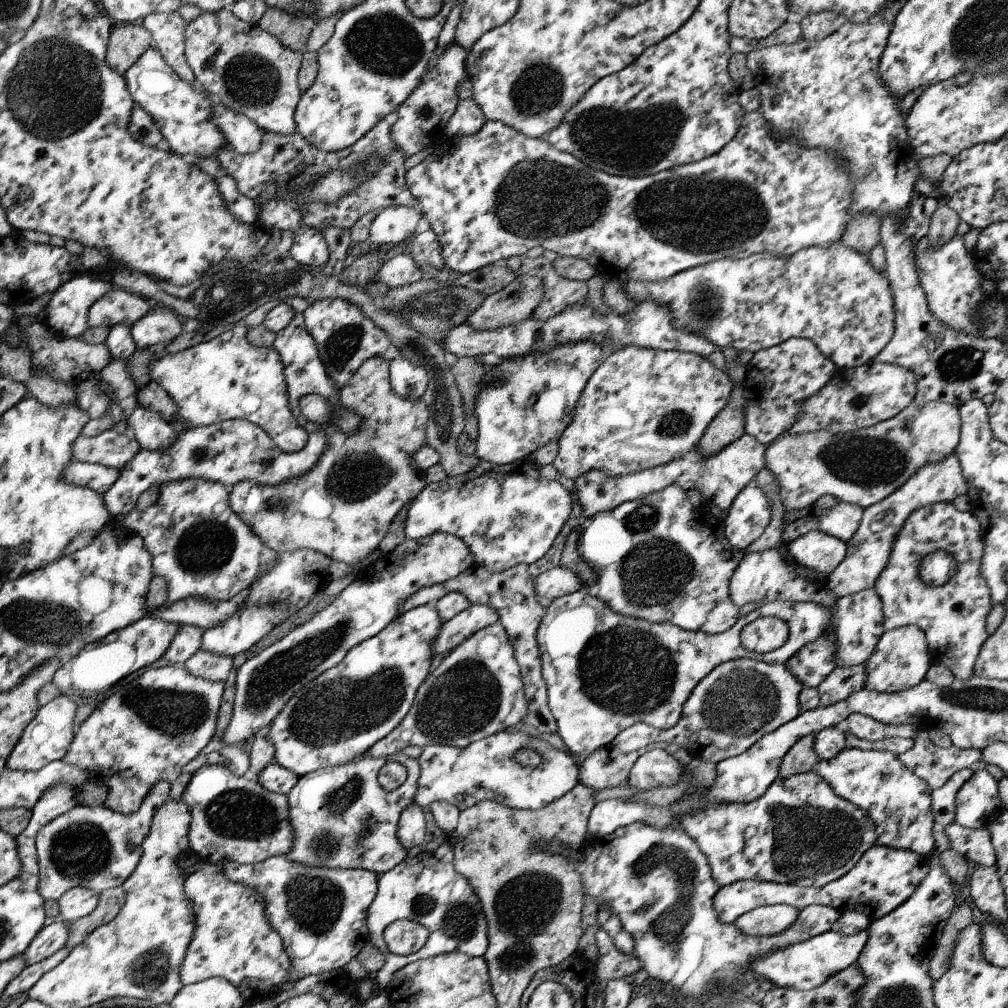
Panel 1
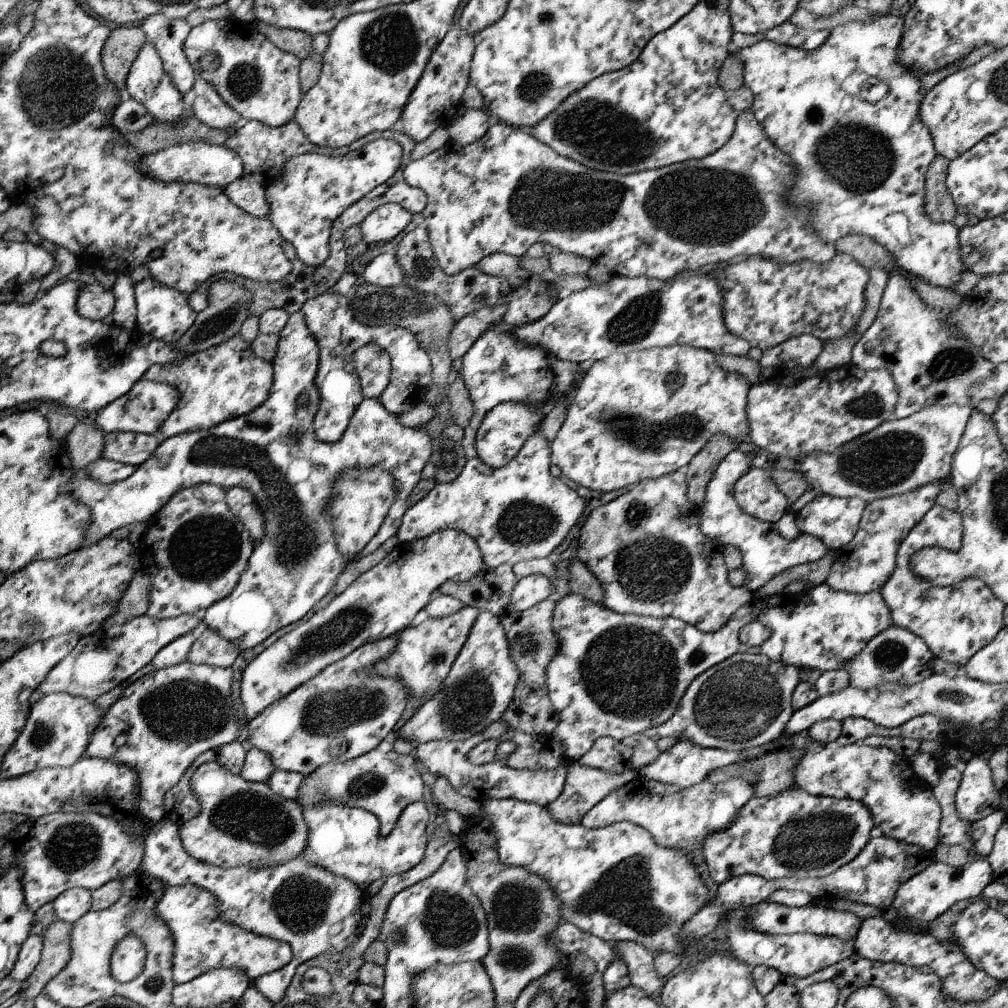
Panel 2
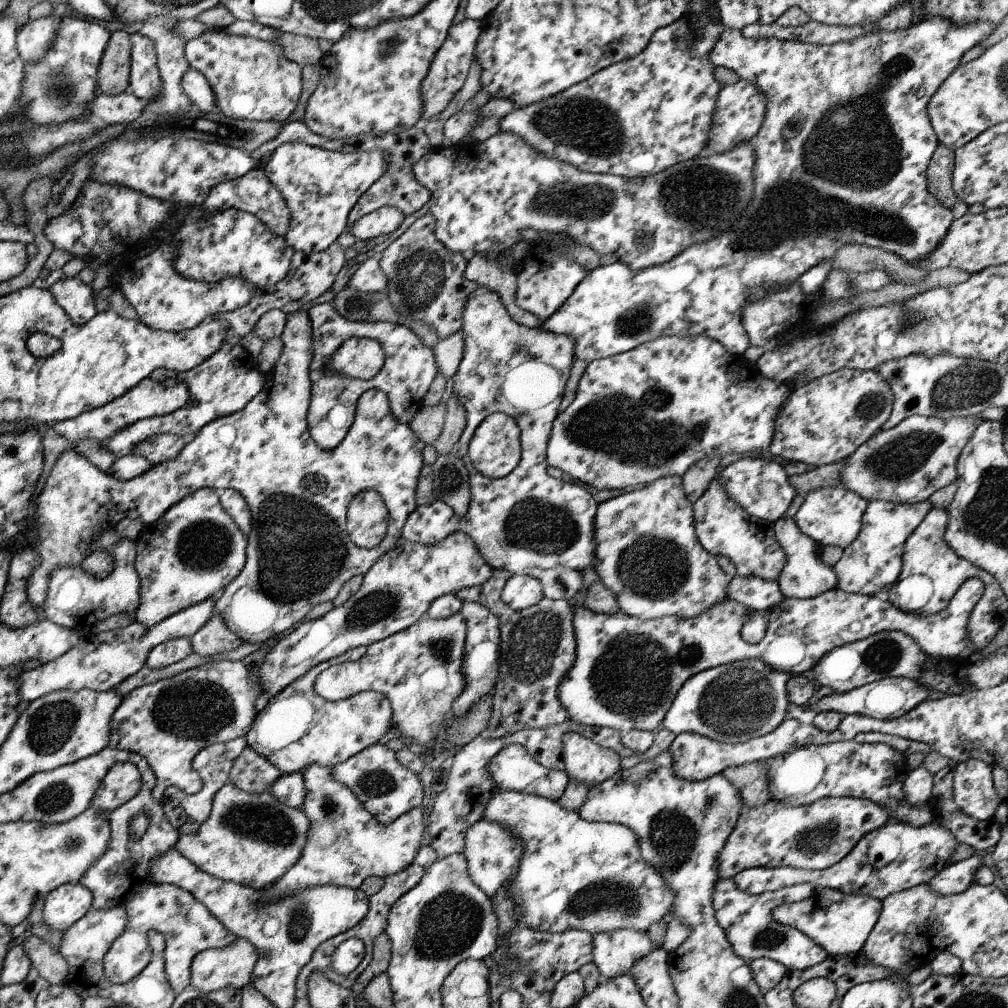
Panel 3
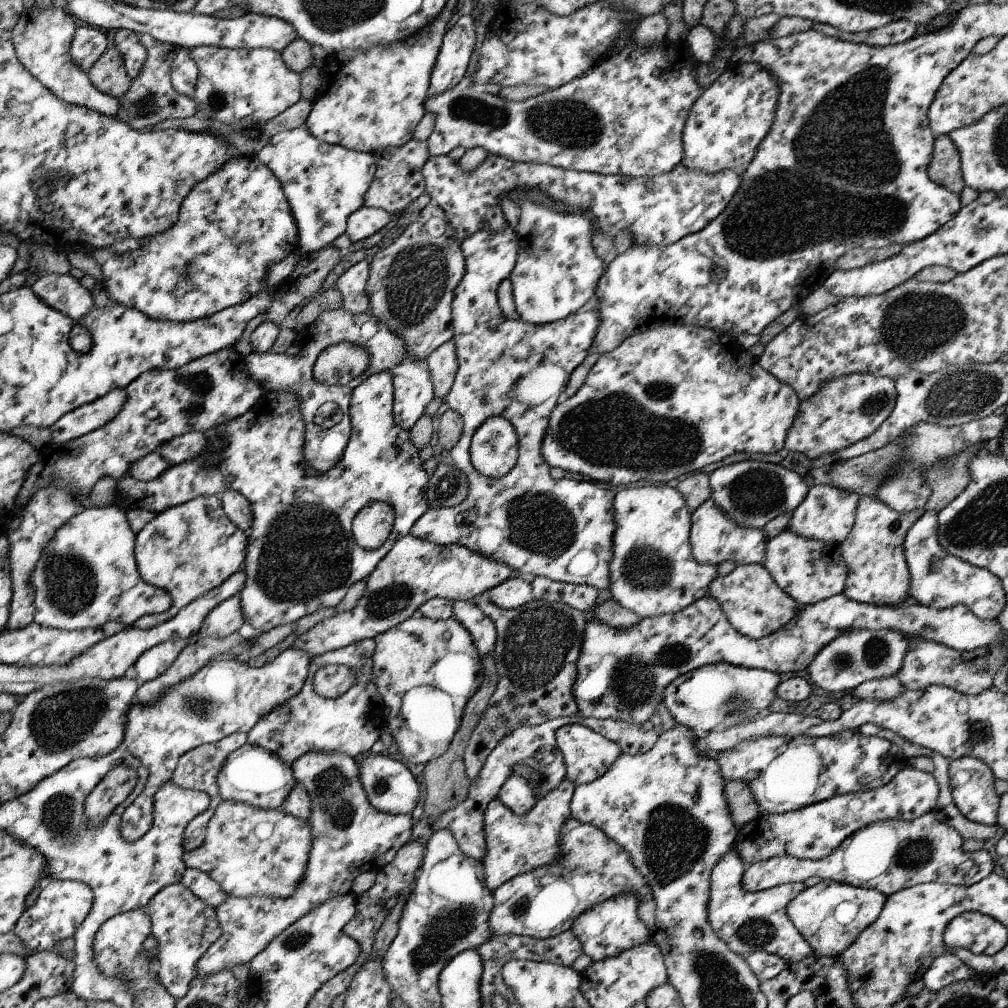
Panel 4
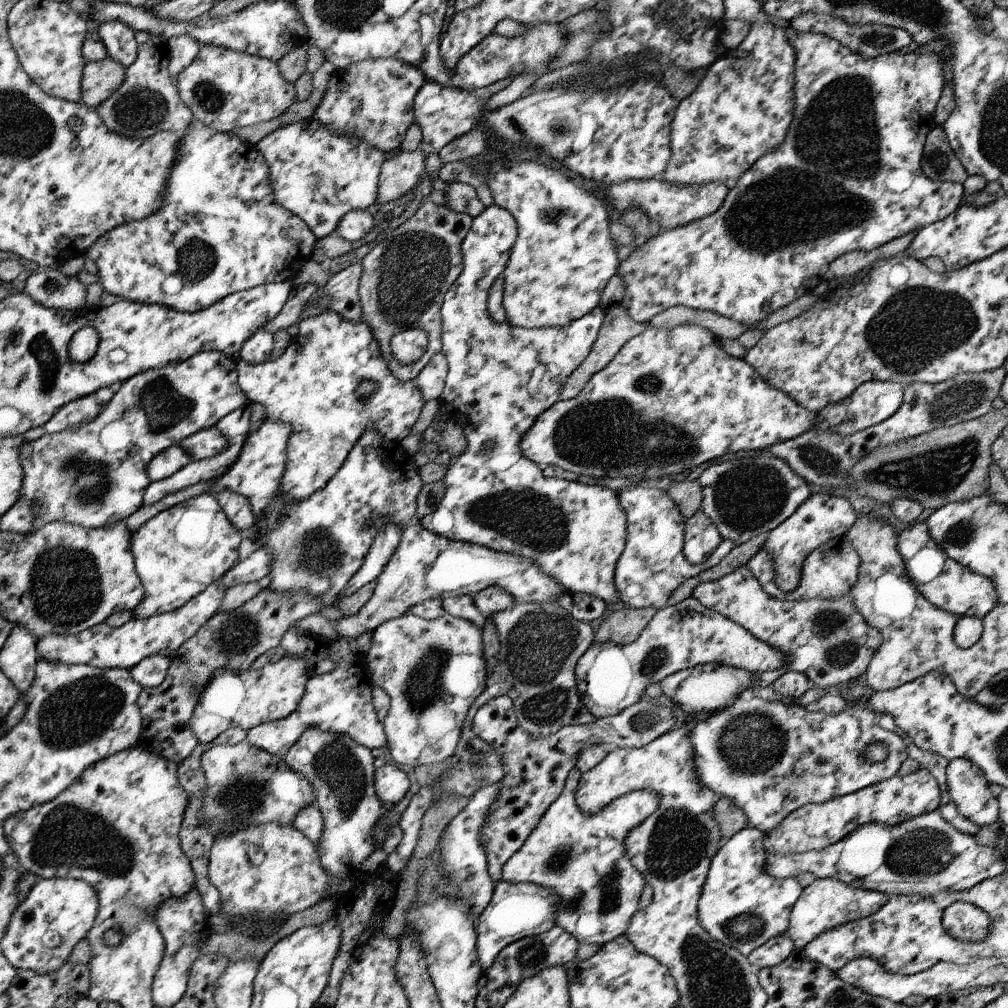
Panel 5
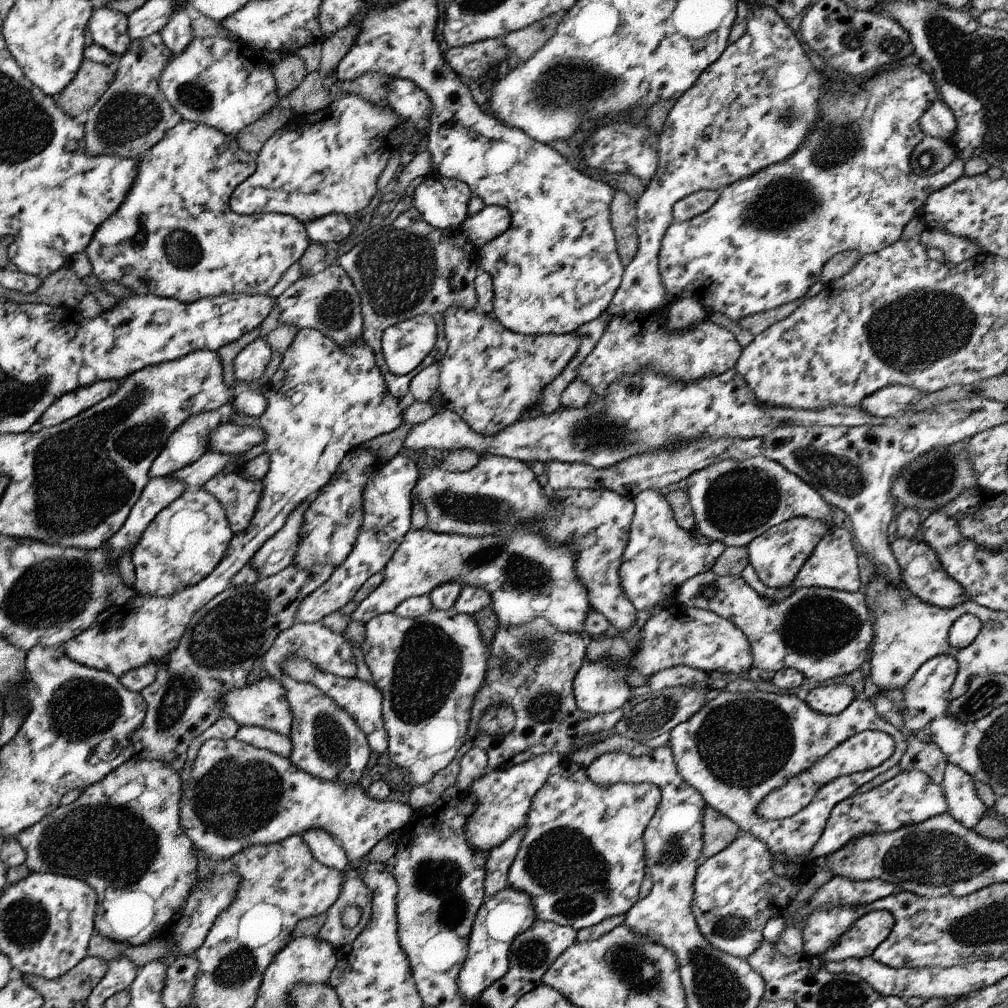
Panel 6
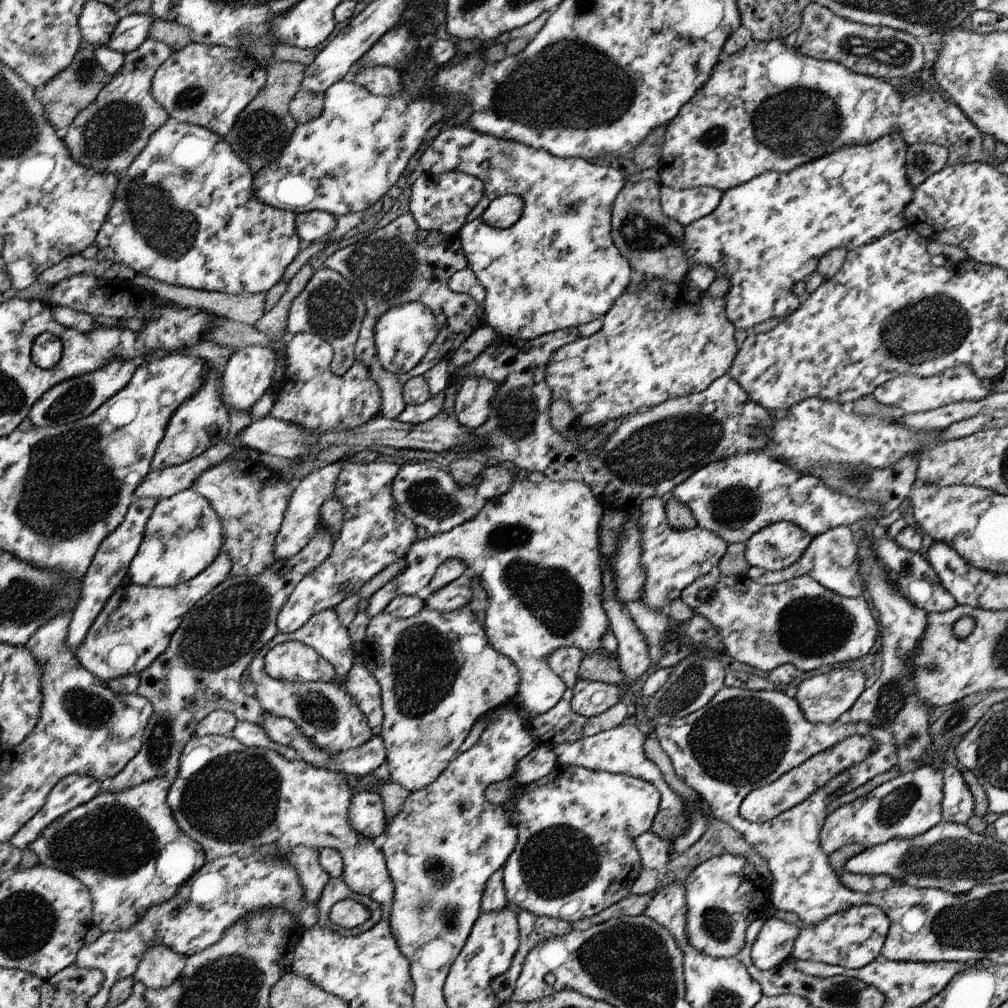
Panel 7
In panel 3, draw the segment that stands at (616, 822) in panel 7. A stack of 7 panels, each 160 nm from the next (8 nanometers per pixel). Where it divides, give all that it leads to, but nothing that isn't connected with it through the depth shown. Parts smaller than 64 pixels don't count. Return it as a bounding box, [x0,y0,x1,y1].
[463,819,653,980]

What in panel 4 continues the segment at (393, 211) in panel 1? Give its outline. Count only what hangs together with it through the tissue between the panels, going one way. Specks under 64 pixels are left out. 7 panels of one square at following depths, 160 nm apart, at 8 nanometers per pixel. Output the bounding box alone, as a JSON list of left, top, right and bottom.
[346,207,393,241]

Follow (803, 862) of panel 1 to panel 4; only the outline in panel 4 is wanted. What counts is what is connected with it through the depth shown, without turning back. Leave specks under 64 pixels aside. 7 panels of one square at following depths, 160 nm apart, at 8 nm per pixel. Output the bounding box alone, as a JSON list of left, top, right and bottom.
[733,766,939,868]

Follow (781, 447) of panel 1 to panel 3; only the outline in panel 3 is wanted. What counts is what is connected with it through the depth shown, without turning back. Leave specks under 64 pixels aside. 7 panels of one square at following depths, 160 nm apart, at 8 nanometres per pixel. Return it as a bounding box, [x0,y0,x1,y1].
[841,415,982,504]

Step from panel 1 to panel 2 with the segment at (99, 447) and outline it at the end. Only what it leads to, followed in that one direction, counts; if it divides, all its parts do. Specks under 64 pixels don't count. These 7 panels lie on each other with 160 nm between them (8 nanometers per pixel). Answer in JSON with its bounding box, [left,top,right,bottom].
[102,432,162,466]

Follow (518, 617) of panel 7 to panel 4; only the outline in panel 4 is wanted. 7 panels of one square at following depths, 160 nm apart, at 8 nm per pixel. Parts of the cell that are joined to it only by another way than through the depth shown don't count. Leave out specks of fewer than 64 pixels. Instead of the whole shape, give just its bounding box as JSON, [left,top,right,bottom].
[291,534,520,659]

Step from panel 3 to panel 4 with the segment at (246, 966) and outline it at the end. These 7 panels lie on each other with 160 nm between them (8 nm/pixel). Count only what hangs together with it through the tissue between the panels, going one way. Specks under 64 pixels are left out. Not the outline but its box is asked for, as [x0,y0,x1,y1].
[195,752,413,977]

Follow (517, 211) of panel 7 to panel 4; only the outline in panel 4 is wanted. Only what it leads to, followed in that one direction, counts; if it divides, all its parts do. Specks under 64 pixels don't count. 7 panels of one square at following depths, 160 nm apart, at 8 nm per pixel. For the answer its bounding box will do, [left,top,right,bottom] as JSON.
[410,226,617,592]

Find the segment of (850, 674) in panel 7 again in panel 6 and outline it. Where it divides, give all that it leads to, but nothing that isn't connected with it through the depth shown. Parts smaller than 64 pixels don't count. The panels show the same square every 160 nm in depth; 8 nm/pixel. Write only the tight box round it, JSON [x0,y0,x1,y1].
[805,684,854,715]

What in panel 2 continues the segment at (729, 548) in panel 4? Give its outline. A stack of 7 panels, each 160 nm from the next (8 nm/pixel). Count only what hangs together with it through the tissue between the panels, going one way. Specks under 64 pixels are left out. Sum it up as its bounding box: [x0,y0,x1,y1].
[700,450,829,592]

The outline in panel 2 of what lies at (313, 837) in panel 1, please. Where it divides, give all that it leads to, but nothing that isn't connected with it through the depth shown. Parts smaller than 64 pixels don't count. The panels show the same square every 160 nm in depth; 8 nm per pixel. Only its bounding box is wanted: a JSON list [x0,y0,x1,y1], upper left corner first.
[297,739,424,836]

